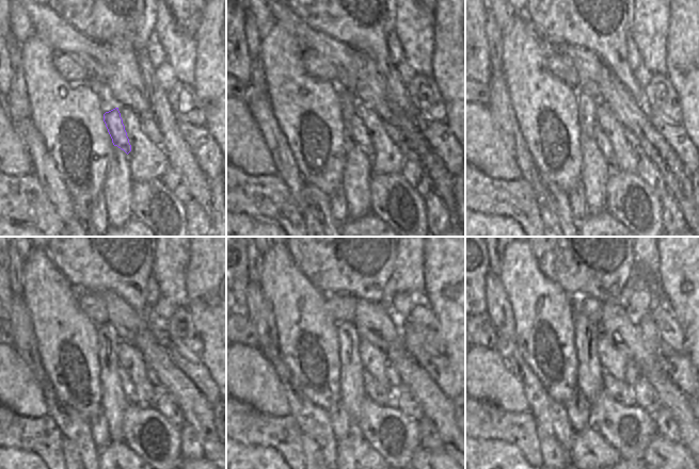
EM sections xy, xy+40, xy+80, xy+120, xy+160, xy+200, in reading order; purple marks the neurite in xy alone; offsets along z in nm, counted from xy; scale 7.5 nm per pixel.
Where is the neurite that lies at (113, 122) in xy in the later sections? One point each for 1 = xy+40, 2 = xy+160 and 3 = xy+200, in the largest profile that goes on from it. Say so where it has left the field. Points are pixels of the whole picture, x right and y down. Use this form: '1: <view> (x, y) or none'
1: xy+40 (359, 132)
2: xy+160 (381, 394)
3: xy+200 (619, 390)

